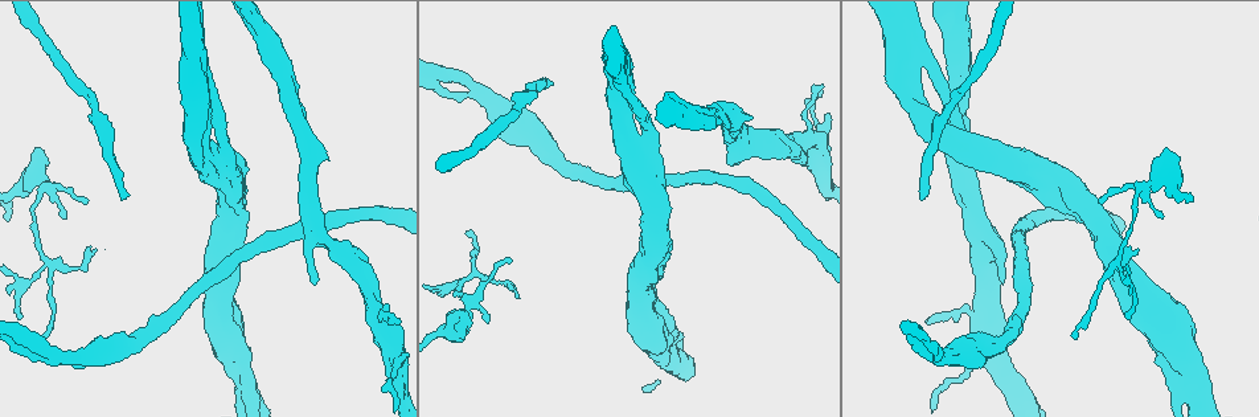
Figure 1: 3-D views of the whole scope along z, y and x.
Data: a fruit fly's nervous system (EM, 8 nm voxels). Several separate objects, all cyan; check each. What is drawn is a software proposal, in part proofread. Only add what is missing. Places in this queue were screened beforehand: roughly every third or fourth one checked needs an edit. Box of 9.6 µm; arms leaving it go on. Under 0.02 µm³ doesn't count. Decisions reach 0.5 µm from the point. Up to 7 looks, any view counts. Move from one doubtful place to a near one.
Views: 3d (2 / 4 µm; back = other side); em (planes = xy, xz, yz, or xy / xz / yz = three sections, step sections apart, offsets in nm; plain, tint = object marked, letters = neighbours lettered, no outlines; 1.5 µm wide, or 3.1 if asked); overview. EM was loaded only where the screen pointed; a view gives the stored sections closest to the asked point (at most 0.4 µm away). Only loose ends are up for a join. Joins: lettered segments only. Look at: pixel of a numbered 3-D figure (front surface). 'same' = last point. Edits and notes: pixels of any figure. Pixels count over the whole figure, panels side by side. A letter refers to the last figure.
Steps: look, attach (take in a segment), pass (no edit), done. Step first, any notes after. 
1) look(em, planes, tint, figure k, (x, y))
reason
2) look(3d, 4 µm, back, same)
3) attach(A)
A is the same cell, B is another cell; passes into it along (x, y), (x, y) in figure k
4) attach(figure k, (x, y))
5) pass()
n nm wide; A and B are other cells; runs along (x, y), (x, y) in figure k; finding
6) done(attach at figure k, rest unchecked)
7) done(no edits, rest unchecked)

look(3d, 4 µm, figure 1, (20, 318))
thin end

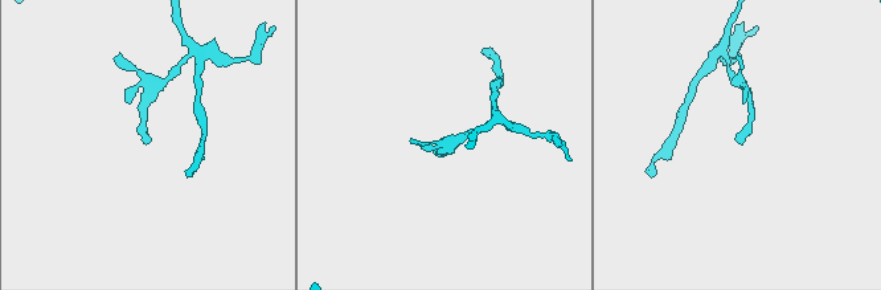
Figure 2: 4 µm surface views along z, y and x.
look(em, yz, step 8, letters, figure 2, (148, 143))
now the EM

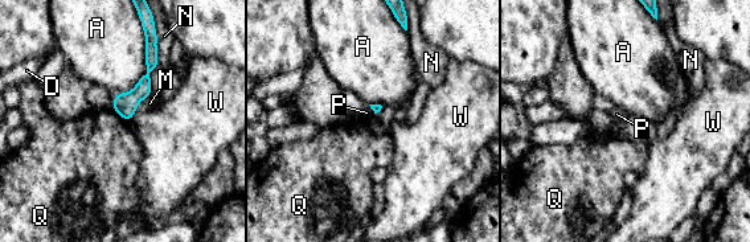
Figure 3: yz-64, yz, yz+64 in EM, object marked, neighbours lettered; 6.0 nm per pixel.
pass()
A, D, M, N, P, Q and W are other cells; border along (113, 106), (128, 122) in figure 3; no lettered segment goes on from it

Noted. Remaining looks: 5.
look(3d, 4 µm, figure 1, (920, 199))
long arm stops here

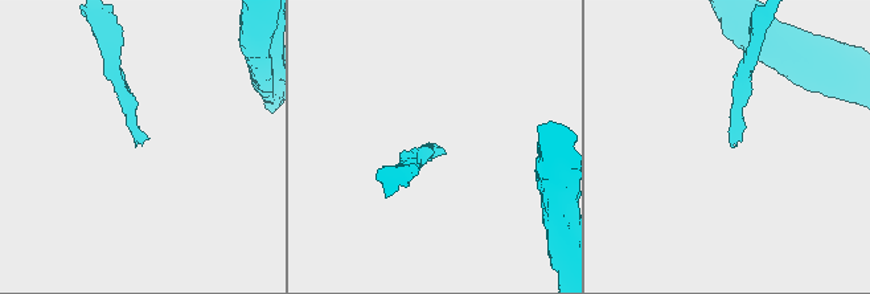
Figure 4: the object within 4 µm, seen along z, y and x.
look(em, planes, tint, figure 4, (136, 146))

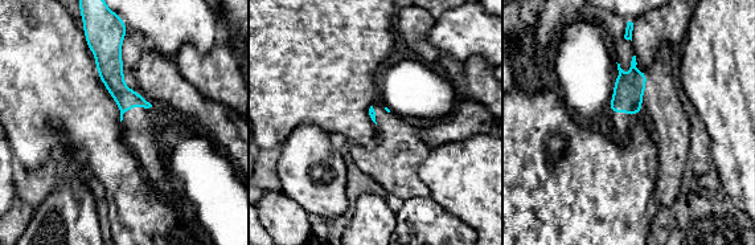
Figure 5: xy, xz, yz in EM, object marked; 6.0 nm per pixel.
look(em, planes, letters, same)
see the neighbours

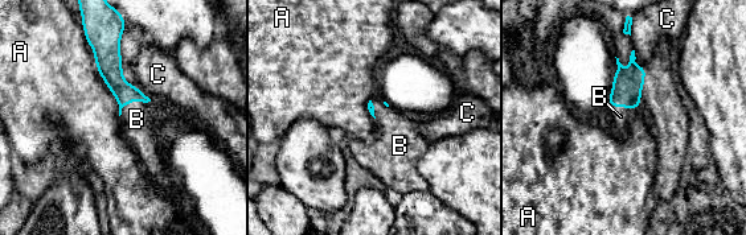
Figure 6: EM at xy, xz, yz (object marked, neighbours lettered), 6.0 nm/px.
attach(B)
B is the same cell, A and C are other cells; the cell continues

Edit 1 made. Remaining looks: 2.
look(3d, 4 µm, back, figure 1, (1003, 285))
free end

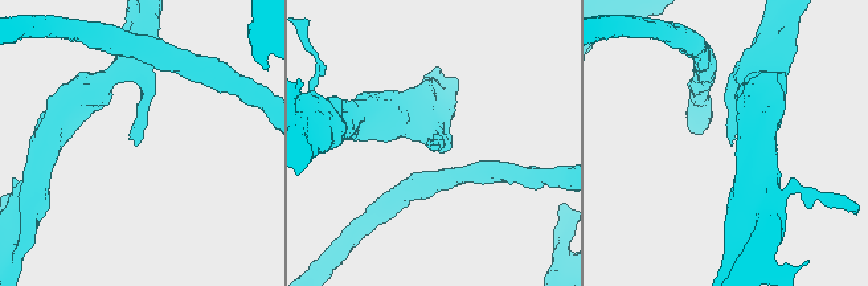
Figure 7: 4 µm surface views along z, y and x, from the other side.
look(em, planes, letters, figure 7, (433, 145))

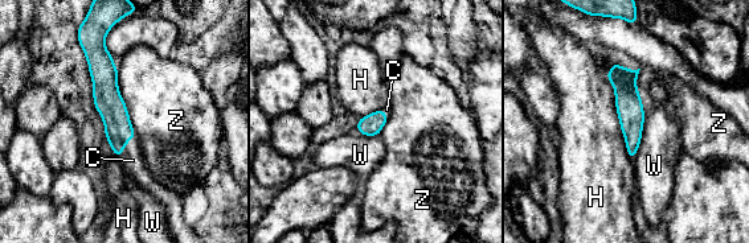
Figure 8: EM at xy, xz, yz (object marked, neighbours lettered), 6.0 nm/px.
attach(C)
130 nm wide; C is the same cell, H, W and Z are other cells; passes into it along (113, 110), (125, 147), (132, 160) in figure 8; it goes on there

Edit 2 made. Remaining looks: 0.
done(attach at figure 6, attach at figure 8, rest unchecked)

